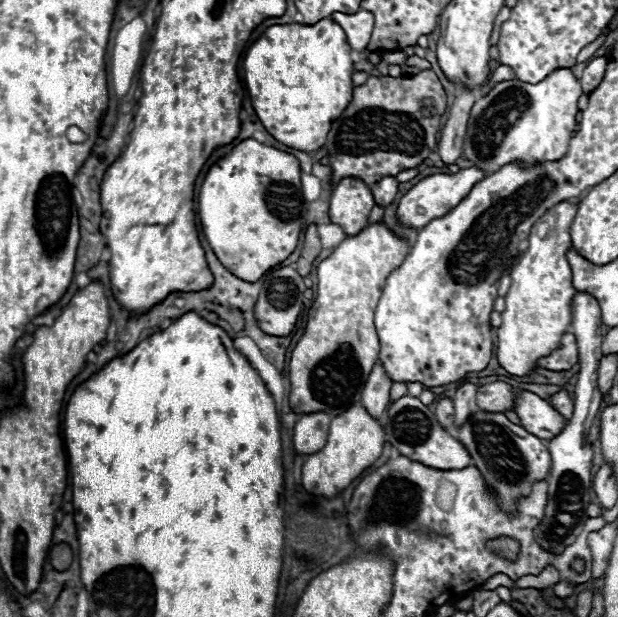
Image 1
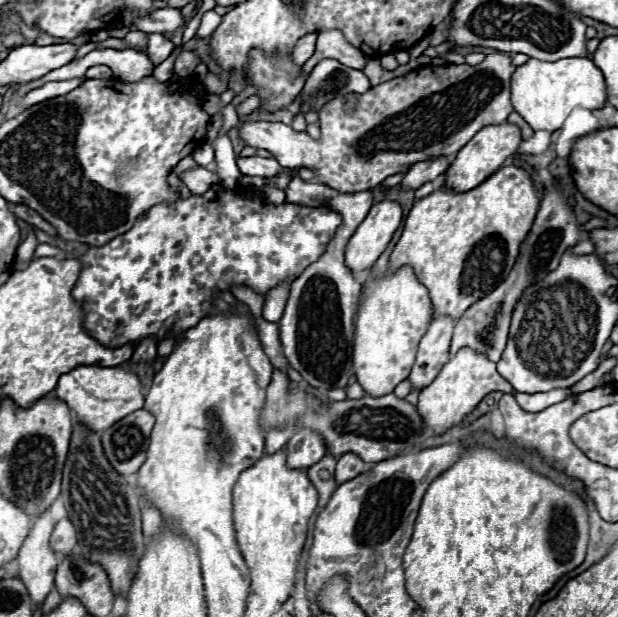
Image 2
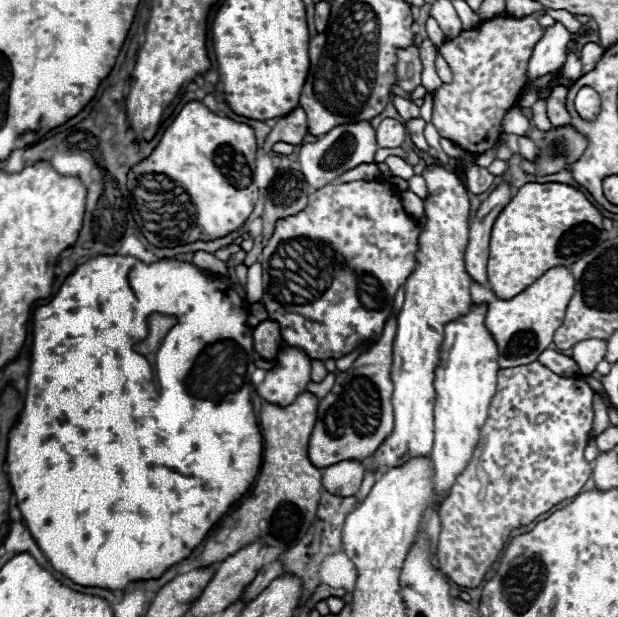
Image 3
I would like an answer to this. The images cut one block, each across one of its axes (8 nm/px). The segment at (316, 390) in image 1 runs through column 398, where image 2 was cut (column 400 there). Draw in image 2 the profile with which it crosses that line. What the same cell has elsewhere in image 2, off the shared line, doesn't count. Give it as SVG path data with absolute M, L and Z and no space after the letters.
M504 166L496 170L482 184L468 192L438 188L432 194L416 200L412 210L408 212L404 232L390 256L390 270L396 270L404 264L412 264L418 280L428 288L430 300L434 304L434 314L450 314L458 318L468 306L490 294L510 274L518 258L520 244L534 224L538 208L540 194L532 182L532 174L518 166Z

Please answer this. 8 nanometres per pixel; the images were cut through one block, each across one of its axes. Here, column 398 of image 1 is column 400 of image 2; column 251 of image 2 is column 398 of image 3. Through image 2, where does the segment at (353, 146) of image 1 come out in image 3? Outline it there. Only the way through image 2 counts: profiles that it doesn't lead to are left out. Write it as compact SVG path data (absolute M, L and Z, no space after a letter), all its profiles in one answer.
M386 118L376 128L376 144L380 148L398 148L406 138L406 128L394 118Z

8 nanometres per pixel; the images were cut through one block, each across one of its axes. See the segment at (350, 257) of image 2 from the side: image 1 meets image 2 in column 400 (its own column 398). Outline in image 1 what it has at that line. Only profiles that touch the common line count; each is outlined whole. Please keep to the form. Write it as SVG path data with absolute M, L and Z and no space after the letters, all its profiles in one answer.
M464 168L458 170L456 174L434 174L428 176L424 180L420 180L402 200L398 206L398 222L402 226L412 226L412 228L420 228L424 226L424 222L430 222L432 218L440 218L440 214L446 214L448 210L452 210L452 206L456 206L456 202L460 202L460 198L468 196L468 190L472 190L472 186L476 182L480 182L480 178L484 178L486 174L476 168Z

